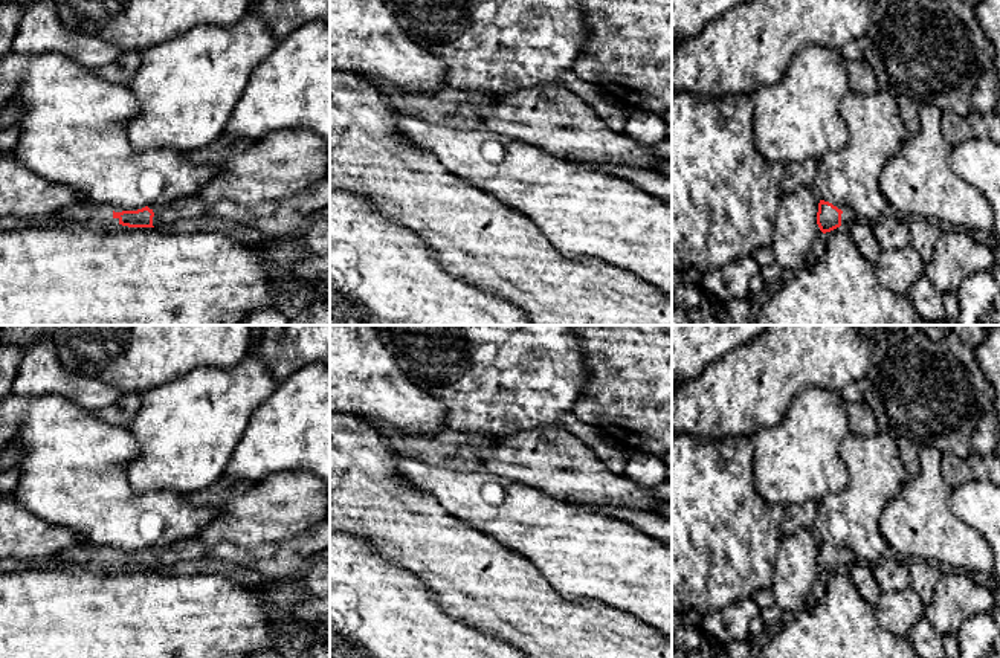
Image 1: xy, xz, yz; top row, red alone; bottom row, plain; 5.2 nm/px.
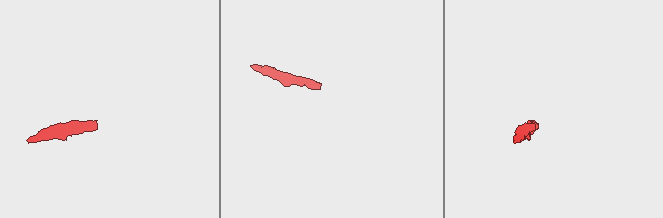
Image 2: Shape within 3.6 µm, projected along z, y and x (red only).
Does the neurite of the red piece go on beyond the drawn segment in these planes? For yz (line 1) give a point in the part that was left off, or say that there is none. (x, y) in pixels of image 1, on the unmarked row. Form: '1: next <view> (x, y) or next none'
1: next none

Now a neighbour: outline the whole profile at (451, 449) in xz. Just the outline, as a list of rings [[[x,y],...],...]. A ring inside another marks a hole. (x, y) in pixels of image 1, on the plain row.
[[[373,424],[397,456],[414,458],[434,467],[458,472],[484,472],[479,453],[496,443],[481,434],[464,434],[449,427],[434,434],[408,434],[388,424]]]

